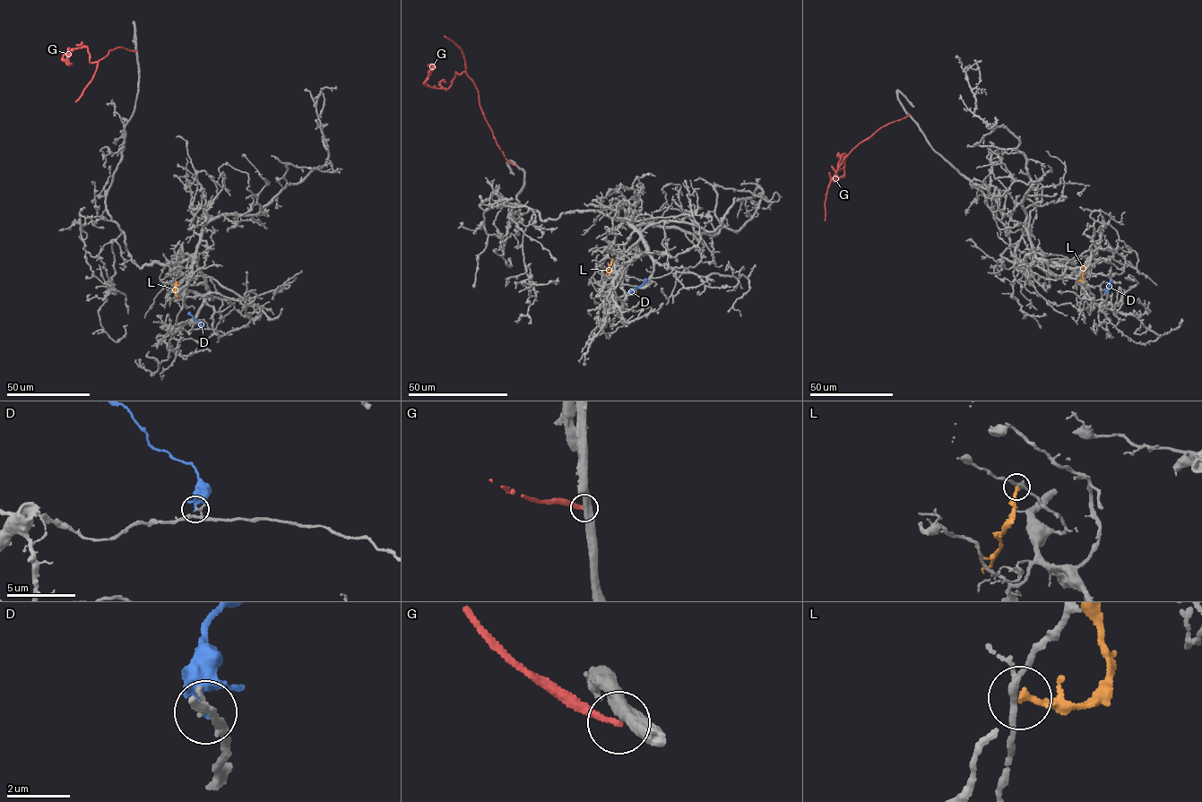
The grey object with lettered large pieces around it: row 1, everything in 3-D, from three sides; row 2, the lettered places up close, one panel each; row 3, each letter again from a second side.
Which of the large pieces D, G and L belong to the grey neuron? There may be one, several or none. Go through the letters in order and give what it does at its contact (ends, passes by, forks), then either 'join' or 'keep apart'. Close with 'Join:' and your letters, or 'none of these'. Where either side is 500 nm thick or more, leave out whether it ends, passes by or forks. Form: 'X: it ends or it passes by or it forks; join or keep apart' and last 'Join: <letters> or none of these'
D: it ends; keep apart
G: it ends; keep apart
L: it ends; keep apart
Join: none of these

